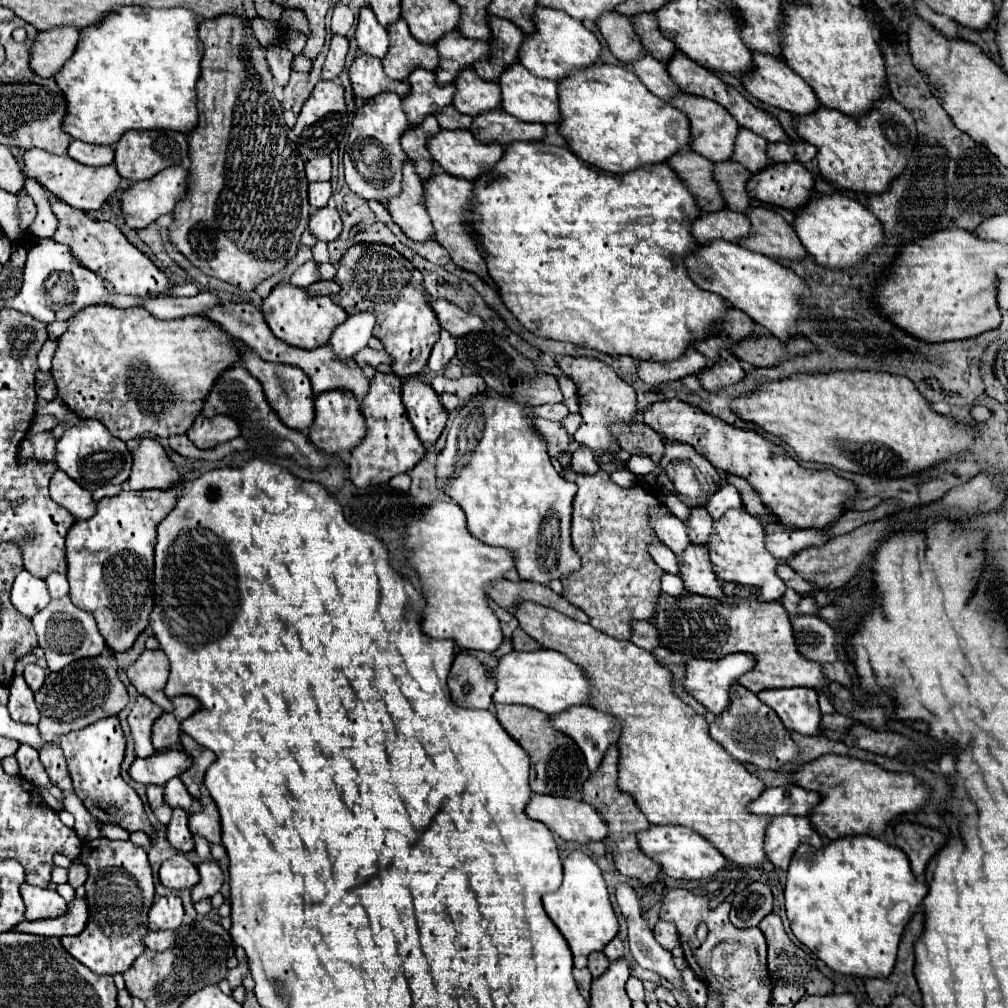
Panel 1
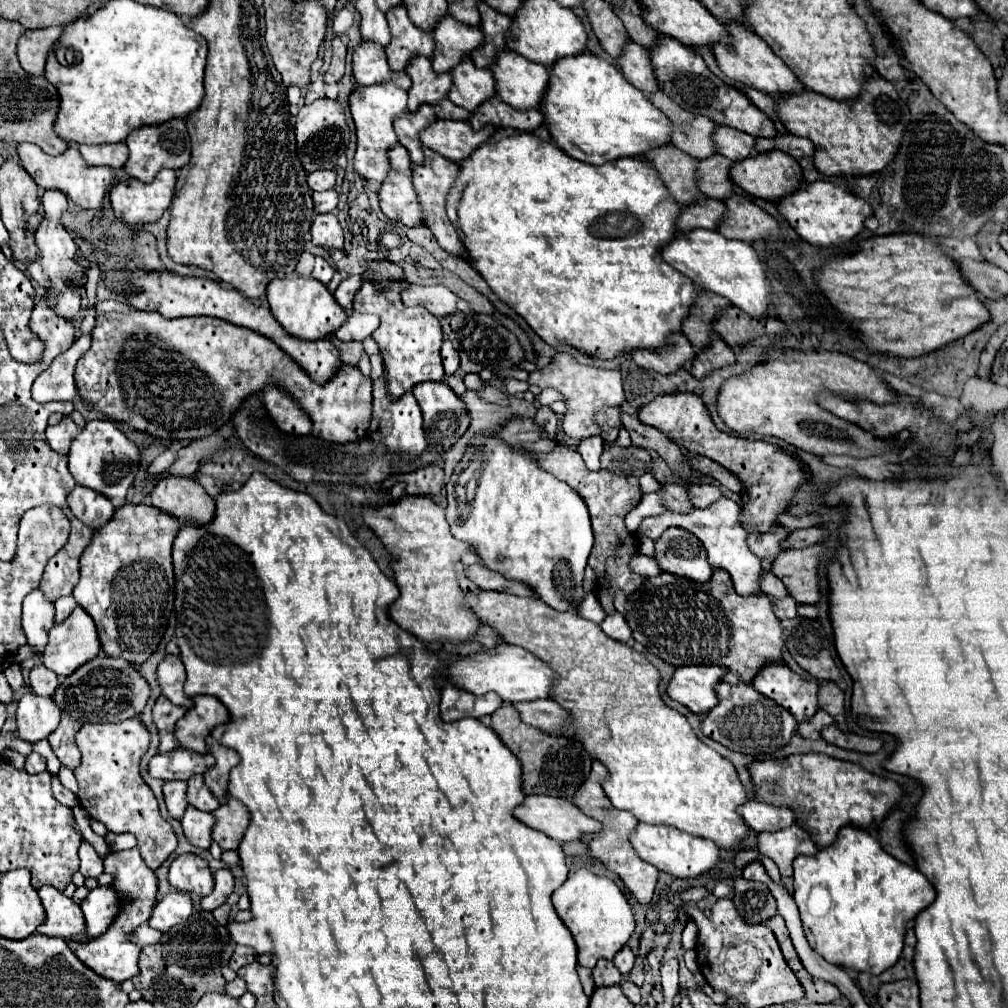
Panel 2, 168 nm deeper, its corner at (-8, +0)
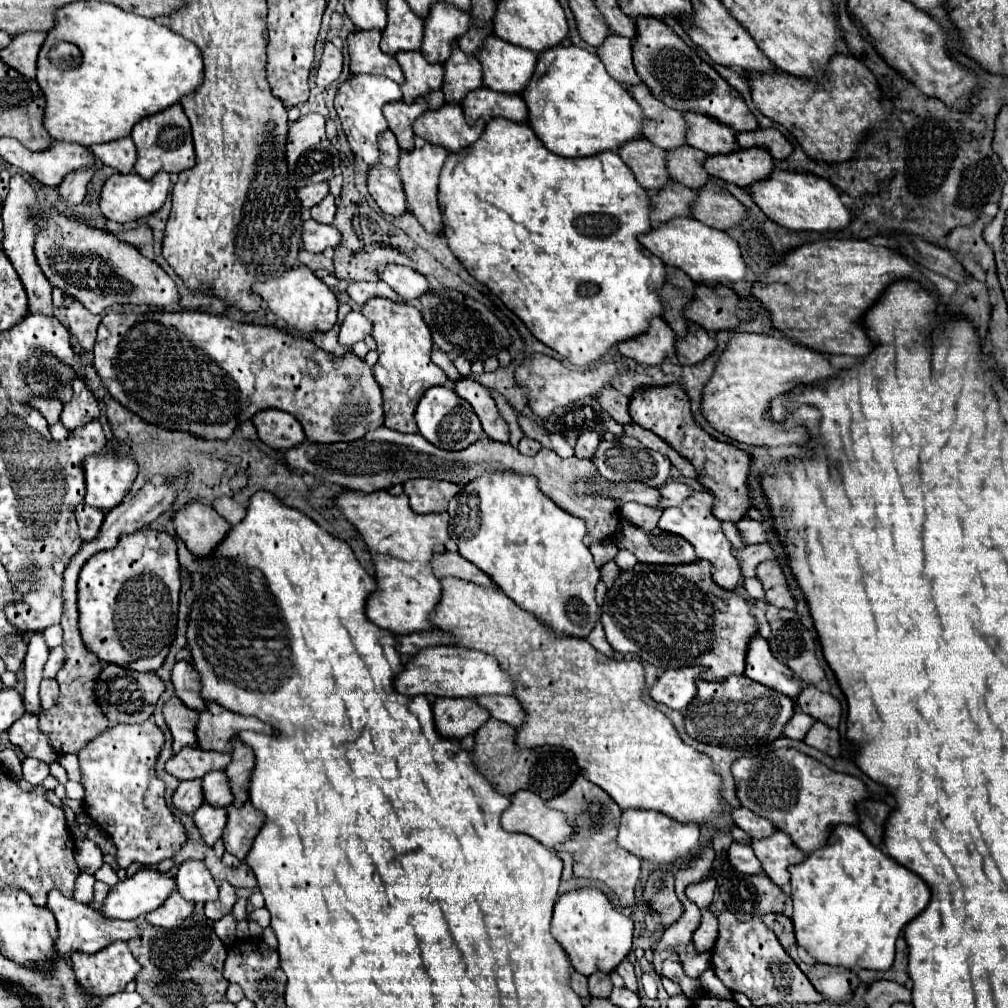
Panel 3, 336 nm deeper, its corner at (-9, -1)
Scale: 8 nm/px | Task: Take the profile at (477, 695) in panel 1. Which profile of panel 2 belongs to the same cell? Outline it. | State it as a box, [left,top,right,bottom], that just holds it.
[441,683,503,721]

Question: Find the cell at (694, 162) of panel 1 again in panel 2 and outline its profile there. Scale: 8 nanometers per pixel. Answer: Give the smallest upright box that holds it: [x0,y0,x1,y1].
[641,143,699,205]

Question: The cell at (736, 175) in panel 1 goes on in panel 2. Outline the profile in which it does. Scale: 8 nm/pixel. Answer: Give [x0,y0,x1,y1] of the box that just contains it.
[697,153,733,199]

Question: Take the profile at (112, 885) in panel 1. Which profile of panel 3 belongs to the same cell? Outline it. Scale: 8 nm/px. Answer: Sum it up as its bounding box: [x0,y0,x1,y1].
[70,940,140,998]

